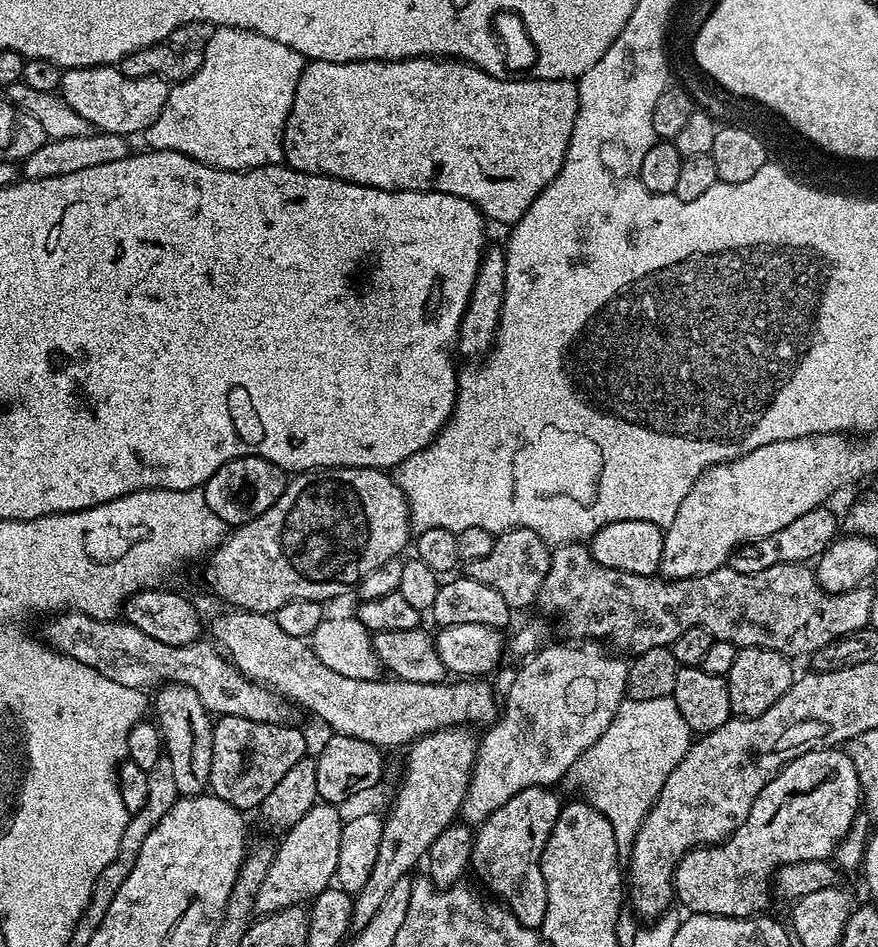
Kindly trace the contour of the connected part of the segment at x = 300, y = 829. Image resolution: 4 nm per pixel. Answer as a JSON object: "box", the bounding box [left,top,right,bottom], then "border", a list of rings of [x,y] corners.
{"box":[257,802,344,914],"border":[[[317,802],[295,826],[283,833],[284,841],[276,844],[274,862],[270,862],[270,870],[266,870],[266,878],[258,889],[257,913],[267,914],[295,904],[303,905],[333,883],[344,829],[340,812],[337,805]]]}

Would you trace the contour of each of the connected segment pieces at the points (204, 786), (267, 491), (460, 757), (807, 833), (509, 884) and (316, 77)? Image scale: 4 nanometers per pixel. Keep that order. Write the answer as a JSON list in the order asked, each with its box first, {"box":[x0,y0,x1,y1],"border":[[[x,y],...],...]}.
[{"box":[154,684,213,796],"border":[[[165,684],[154,696],[155,723],[164,740],[164,750],[170,758],[174,770],[174,786],[180,796],[202,796],[210,788],[210,770],[212,769],[212,726],[213,717],[208,708],[202,706],[198,694],[188,686]]]},{"box":[202,456,289,526],"border":[[[239,456],[228,460],[202,486],[206,506],[222,518],[226,526],[239,526],[258,518],[278,498],[282,498],[289,477],[283,468],[274,466],[274,462],[266,462],[261,456]]]},{"box":[352,726,478,930],"border":[[[468,726],[458,728],[443,728],[437,732],[426,734],[420,740],[412,741],[408,752],[408,765],[404,768],[404,781],[396,792],[396,801],[392,804],[388,816],[383,817],[384,829],[382,830],[382,842],[378,842],[378,859],[374,862],[374,870],[370,870],[370,878],[366,886],[362,886],[360,892],[355,893],[352,901],[352,927],[359,930],[364,928],[374,914],[382,906],[382,901],[398,881],[409,875],[408,871],[416,863],[427,857],[430,846],[442,830],[446,830],[460,815],[460,807],[466,798],[468,783],[472,777],[472,767],[476,762],[476,751],[478,749],[478,736]]]},{"box":[674,748,862,918],"border":[[[819,748],[813,752],[802,754],[791,760],[783,770],[776,773],[775,778],[754,798],[754,806],[750,808],[750,814],[727,836],[720,844],[709,844],[703,848],[694,848],[686,853],[676,867],[676,879],[674,881],[674,896],[688,907],[689,913],[701,912],[710,918],[756,918],[768,904],[768,899],[774,896],[773,880],[780,868],[792,863],[810,862],[811,860],[828,860],[835,853],[836,848],[844,841],[850,830],[854,818],[862,810],[862,793],[858,782],[858,770],[854,770],[854,762],[848,757],[847,751],[835,748]]]},{"box":[470,787,562,929],"border":[[[546,787],[527,788],[514,794],[510,802],[502,802],[502,806],[498,806],[498,810],[494,810],[494,814],[490,814],[490,818],[475,829],[472,842],[470,868],[474,876],[476,872],[477,878],[484,880],[483,887],[505,908],[509,908],[514,918],[518,918],[518,922],[522,922],[522,926],[527,928],[539,929],[546,914],[546,882],[542,878],[540,855],[550,838],[550,830],[554,830],[554,822],[558,822],[562,807],[562,800],[552,792],[555,791],[551,787]]]},{"box":[284,56,580,226],"border":[[[409,56],[407,60],[355,60],[354,62],[326,62],[325,60],[313,60],[305,63],[304,72],[298,78],[298,86],[294,90],[294,102],[292,109],[288,115],[288,121],[284,127],[284,164],[289,168],[293,168],[295,172],[309,172],[315,176],[332,176],[336,180],[350,180],[354,184],[361,184],[367,188],[381,188],[387,192],[441,192],[442,194],[454,194],[463,200],[469,200],[472,205],[479,208],[489,221],[497,220],[500,224],[508,224],[507,226],[515,226],[522,218],[522,214],[526,214],[526,210],[530,210],[530,206],[534,202],[534,198],[538,198],[538,194],[542,194],[542,190],[550,182],[554,182],[554,178],[562,170],[562,162],[566,158],[566,150],[570,146],[570,138],[574,130],[574,122],[580,107],[578,106],[578,90],[576,84],[571,80],[526,80],[517,78],[515,80],[499,80],[490,74],[486,74],[481,68],[476,68],[473,64],[465,64],[462,60],[455,58],[433,58],[430,56]]]}]

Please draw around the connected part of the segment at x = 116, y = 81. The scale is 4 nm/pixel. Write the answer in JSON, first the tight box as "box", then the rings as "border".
{"box":[59,67,169,138],"border":[[[119,67],[102,68],[69,68],[61,75],[59,95],[74,110],[74,114],[82,114],[93,129],[118,134],[125,138],[143,134],[162,114],[162,106],[166,106],[169,83],[156,76],[146,78],[130,78],[120,72]]]}

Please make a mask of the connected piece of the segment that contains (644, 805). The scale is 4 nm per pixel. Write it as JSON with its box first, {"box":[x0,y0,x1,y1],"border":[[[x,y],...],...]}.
{"box":[562,696,694,853],"border":[[[671,696],[646,698],[645,700],[625,699],[614,714],[614,722],[570,766],[562,781],[563,787],[581,788],[583,799],[593,804],[614,826],[614,838],[621,853],[631,853],[632,843],[654,806],[670,770],[682,762],[688,748],[694,742],[692,728],[682,718],[682,710]]]}

